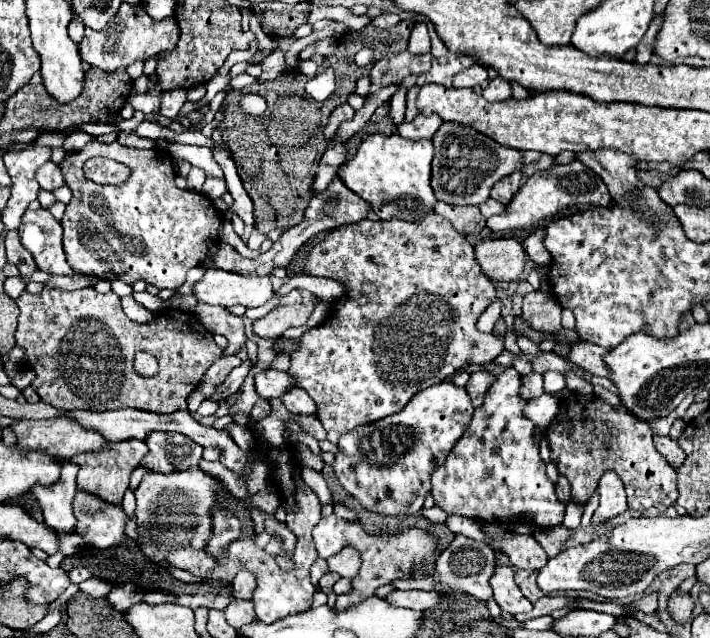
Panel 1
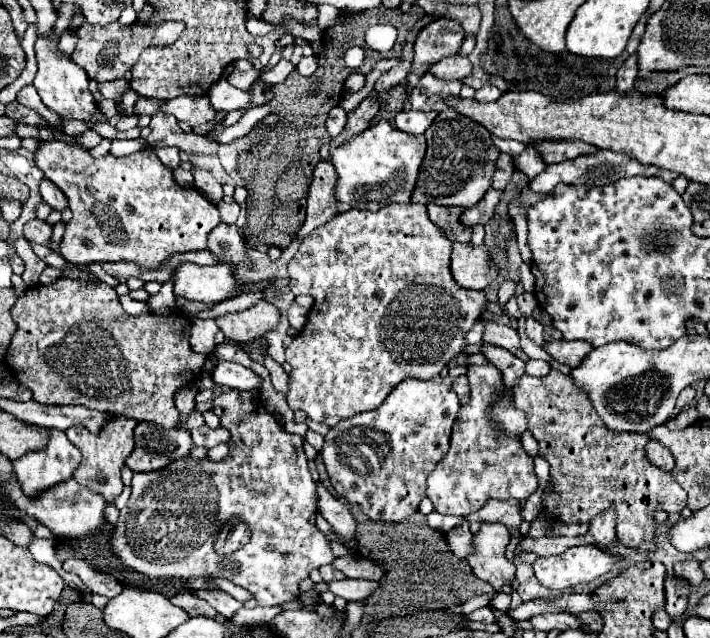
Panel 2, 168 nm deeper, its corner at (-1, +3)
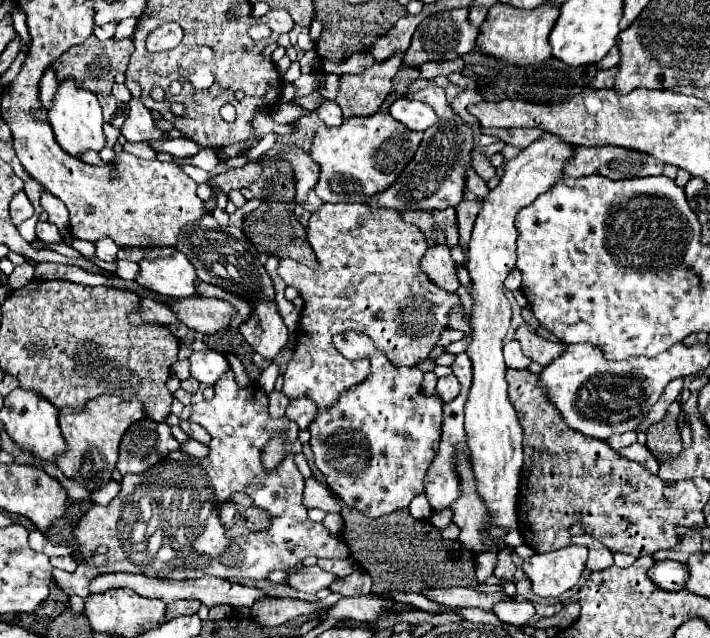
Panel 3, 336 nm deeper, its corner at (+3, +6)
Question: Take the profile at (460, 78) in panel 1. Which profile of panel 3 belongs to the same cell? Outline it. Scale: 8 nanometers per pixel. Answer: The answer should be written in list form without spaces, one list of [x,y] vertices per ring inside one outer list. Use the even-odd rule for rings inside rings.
[[[455,59],[455,61],[427,61],[419,67],[421,77],[423,79],[433,79],[439,75],[449,75],[453,71],[461,71],[463,69],[463,59]]]

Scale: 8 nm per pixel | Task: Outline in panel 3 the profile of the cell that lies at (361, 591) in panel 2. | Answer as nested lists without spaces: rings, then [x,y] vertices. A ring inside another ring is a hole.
[[[319,565],[303,567],[301,571],[297,569],[297,571],[289,573],[289,585],[307,595],[315,595],[321,589],[329,589],[331,583],[335,583],[335,579],[339,579],[339,577],[335,577],[327,571],[321,571]]]

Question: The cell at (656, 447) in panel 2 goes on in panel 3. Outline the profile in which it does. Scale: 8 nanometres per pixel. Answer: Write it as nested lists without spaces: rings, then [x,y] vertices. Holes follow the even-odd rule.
[[[633,443],[633,445],[625,447],[625,449],[621,449],[621,455],[627,457],[627,459],[631,459],[631,461],[639,461],[639,463],[641,463],[645,469],[649,469],[651,473],[657,473],[657,471],[659,471],[657,459],[653,457],[653,453],[651,453],[645,445]]]

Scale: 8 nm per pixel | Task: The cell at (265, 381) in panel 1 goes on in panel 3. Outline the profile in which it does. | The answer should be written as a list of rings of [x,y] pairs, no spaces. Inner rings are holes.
[[[217,351],[193,353],[189,361],[191,361],[191,377],[195,377],[199,383],[205,385],[215,385],[215,381],[219,381],[219,377],[231,369],[229,361]]]

